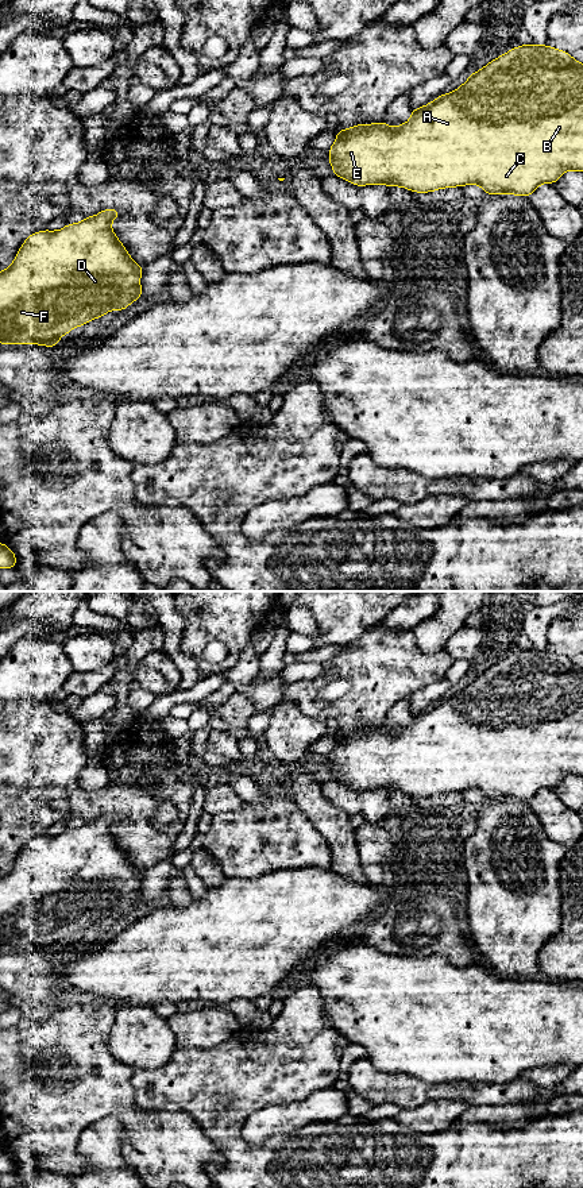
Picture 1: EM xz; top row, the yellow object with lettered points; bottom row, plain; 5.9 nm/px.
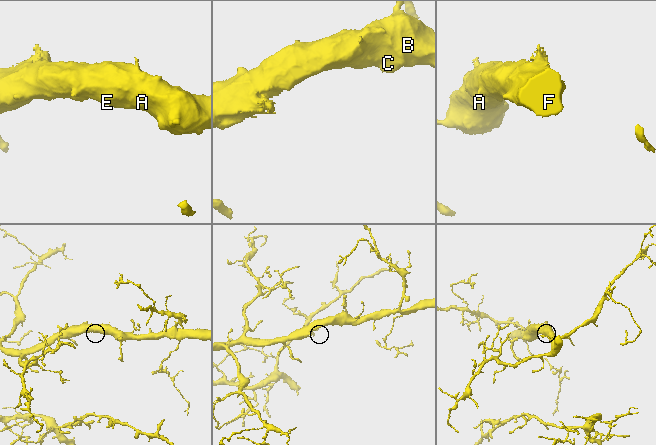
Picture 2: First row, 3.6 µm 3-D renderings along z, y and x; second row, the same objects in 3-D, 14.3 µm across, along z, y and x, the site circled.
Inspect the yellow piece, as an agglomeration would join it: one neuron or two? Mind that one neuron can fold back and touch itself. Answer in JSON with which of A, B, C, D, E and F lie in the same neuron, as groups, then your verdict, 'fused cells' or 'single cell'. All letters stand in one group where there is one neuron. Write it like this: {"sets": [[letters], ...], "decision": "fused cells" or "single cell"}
{"sets": [["A", "B", "C", "D", "E", "F"]], "decision": "single cell"}

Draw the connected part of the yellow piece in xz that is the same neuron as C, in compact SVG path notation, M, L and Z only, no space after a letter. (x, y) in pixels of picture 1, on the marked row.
M524 45L502 54L489 62L482 70L471 73L471 77L455 92L444 93L425 107L412 109L412 117L402 126L389 128L385 120L375 124L358 124L347 130L339 130L332 147L328 150L328 161L333 167L333 176L341 177L352 185L389 185L402 186L412 192L426 193L443 188L466 186L476 184L487 194L518 194L529 197L534 189L545 182L555 184L564 171L583 171L583 63L574 59L564 50L556 50L548 45Z

